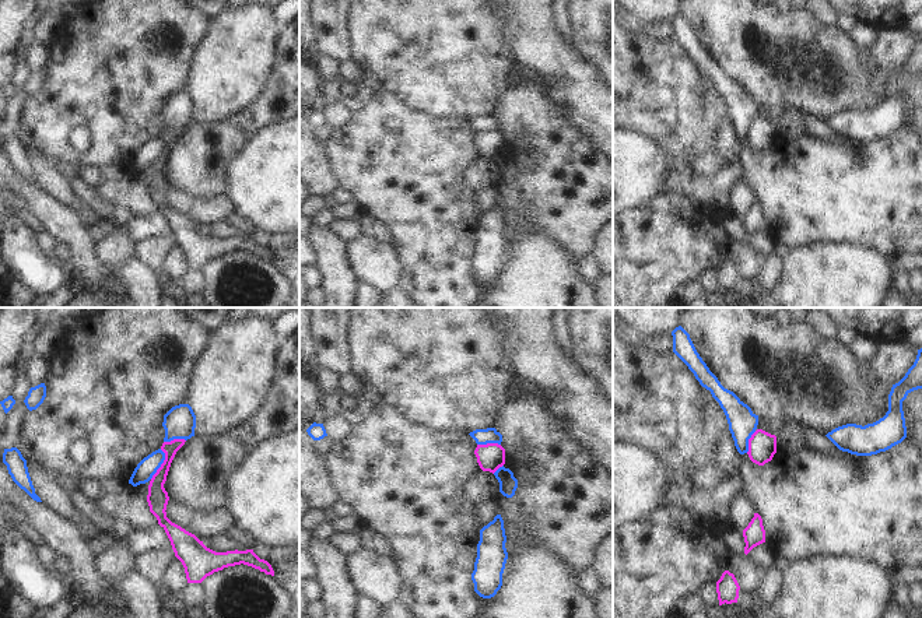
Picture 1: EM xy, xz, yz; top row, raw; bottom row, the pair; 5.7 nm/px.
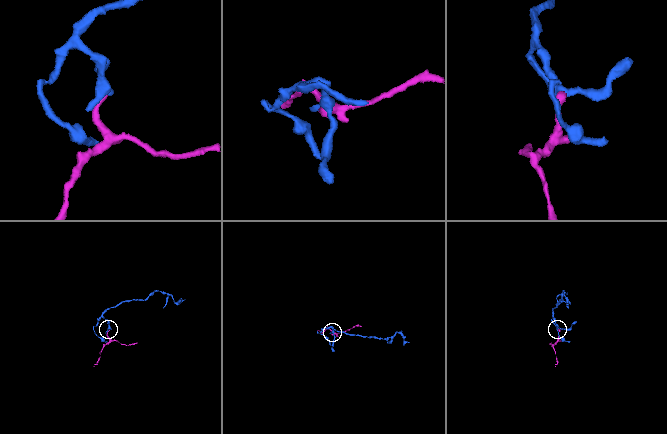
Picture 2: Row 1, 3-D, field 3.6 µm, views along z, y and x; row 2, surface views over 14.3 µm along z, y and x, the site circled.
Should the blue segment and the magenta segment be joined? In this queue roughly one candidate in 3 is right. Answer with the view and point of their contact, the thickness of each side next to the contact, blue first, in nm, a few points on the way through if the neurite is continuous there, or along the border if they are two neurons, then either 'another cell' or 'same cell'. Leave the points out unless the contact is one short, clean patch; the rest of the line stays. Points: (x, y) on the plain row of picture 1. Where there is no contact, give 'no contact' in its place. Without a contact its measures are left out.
xy (161, 150) | 110/120 nm | along xy (161, 136), (164, 148), (150, 165) | another cell

